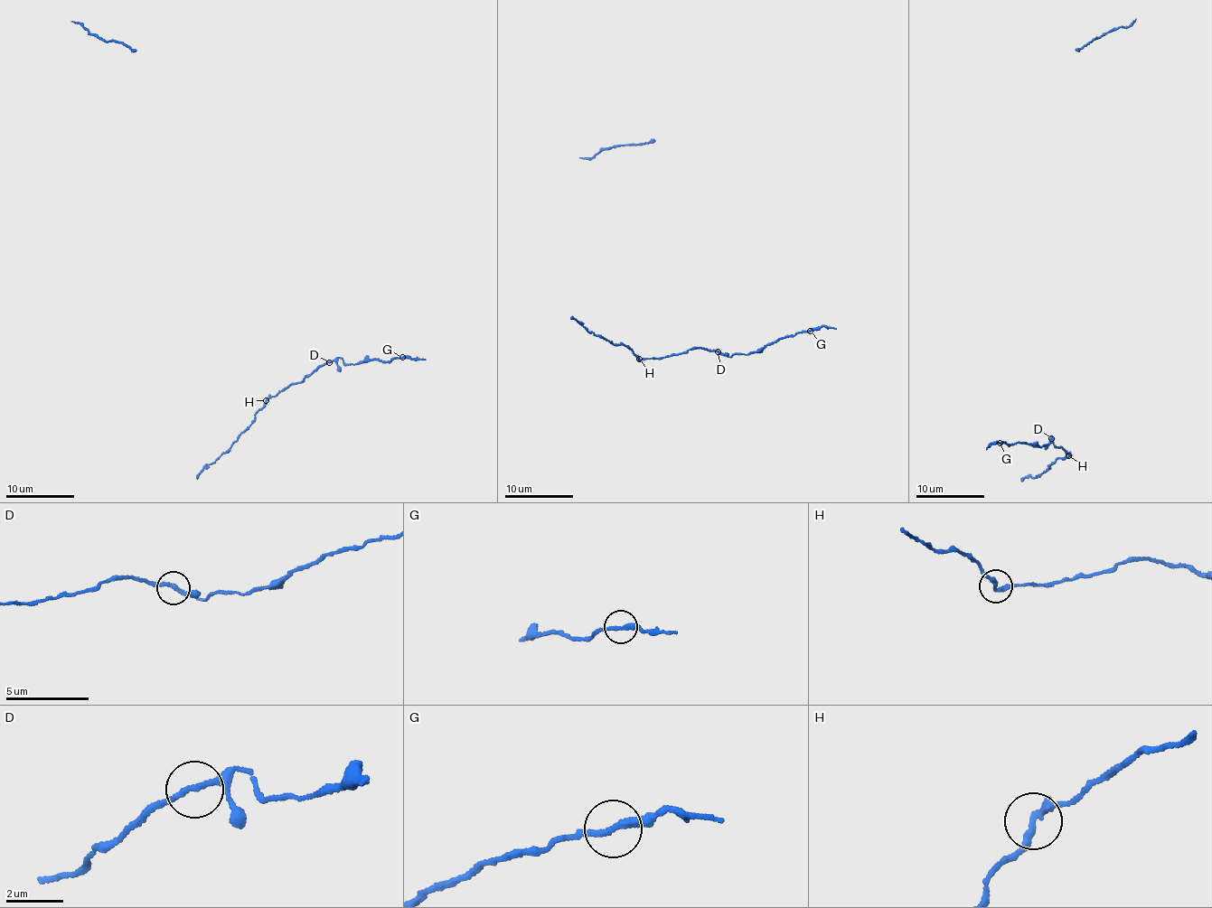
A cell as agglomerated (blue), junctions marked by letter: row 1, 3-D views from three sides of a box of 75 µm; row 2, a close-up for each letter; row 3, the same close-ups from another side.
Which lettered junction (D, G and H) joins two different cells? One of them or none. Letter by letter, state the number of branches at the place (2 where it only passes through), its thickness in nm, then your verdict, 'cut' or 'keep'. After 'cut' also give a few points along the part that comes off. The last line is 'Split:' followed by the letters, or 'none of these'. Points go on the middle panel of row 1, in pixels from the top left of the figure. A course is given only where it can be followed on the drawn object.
D: 2 | 200 nm | keep
G: 2 | 220 nm | keep
H: 2 | 260 nm | keep
Split: none of these

